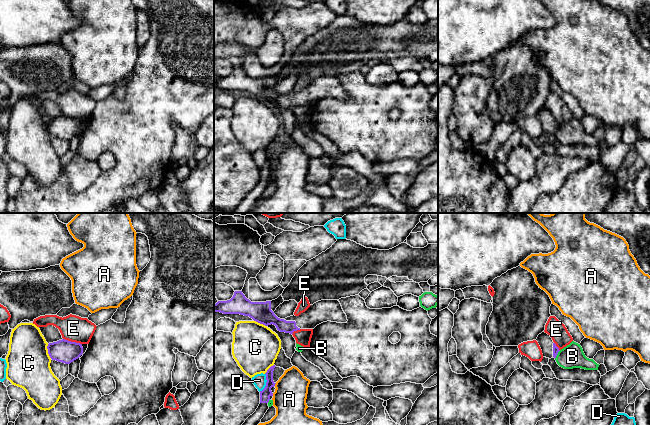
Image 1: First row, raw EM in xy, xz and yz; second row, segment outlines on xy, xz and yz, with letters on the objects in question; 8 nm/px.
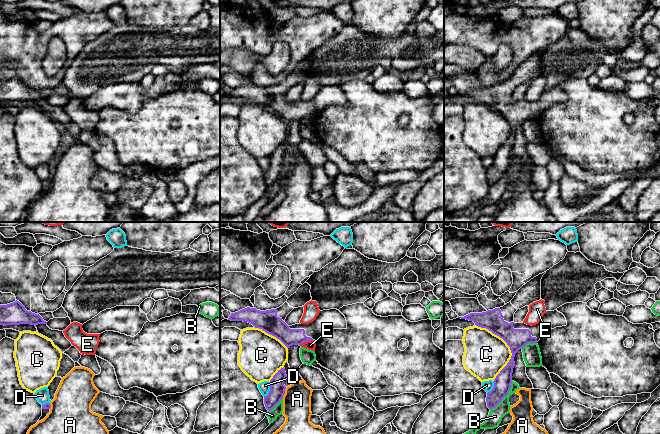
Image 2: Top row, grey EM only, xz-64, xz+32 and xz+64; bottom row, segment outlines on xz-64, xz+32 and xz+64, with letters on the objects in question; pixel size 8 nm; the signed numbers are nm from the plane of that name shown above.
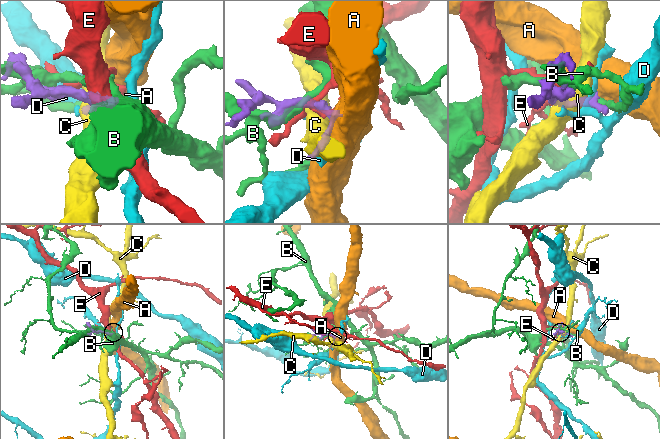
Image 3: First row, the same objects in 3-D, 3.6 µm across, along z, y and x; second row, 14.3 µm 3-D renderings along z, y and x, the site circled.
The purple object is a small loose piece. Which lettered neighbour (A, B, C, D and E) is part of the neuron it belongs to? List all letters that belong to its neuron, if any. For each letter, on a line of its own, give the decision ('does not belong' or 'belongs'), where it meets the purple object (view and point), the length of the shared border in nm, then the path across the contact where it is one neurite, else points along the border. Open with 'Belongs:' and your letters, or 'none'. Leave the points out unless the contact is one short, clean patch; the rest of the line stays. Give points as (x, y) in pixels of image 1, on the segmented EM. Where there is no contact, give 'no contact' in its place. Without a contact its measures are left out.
Belongs: none
A: does not belong | xz (275, 383) | 30 nm | along xz (276, 383), (274, 385)
B: does not belong | yz (557, 353) | 80 nm
C: does not belong | xy (48, 351) | 120 nm
D: does not belong | xz (266, 383) | 160 nm | along xz (265, 373), (266, 385), (259, 391)
E: does not belong | xy (72, 342) | 160 nm | along xy (63, 338), (81, 344)

